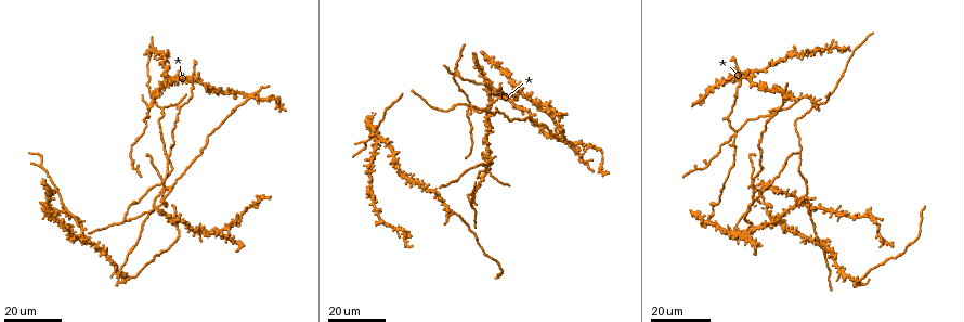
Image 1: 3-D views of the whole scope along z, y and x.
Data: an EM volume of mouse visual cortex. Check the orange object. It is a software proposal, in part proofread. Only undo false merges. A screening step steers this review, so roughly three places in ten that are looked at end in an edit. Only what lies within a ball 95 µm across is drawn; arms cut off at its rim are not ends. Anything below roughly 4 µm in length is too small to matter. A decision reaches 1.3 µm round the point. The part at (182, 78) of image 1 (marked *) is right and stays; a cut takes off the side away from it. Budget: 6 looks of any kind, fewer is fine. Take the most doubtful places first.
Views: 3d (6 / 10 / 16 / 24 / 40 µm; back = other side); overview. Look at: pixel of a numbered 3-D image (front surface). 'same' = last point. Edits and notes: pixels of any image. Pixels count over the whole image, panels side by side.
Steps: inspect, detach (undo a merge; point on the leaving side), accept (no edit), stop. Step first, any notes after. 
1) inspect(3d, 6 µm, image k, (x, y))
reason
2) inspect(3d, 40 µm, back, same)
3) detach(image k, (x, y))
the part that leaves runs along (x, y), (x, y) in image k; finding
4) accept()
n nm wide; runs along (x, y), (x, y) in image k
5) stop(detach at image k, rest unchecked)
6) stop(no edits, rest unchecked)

inspect(3d, 16 µm, image 1, (51, 184))
three arms meet

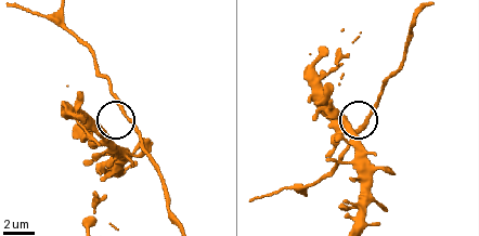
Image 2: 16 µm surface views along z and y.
inspect(3d, 6 µm, image 2, (368, 119))

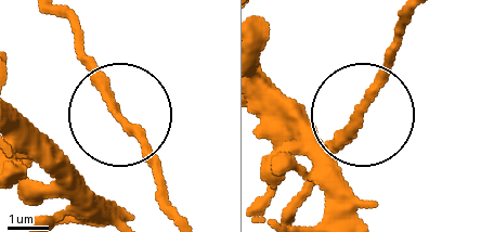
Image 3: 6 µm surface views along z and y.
accept()
3 arms; all the same neuron

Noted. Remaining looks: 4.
inspect(3d, 16 µm, image 1, (487, 172))
arms part here

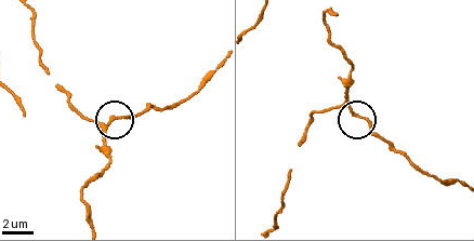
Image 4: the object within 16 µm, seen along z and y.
inspect(3d, 6 µm, image 4, (349, 106))
zoom in

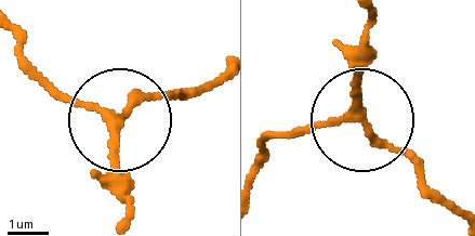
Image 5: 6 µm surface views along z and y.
detach(image 5, (169, 94))
190 nm wide; two neurons meet here

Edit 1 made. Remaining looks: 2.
stop(detach at image 5, rest unchecked)

